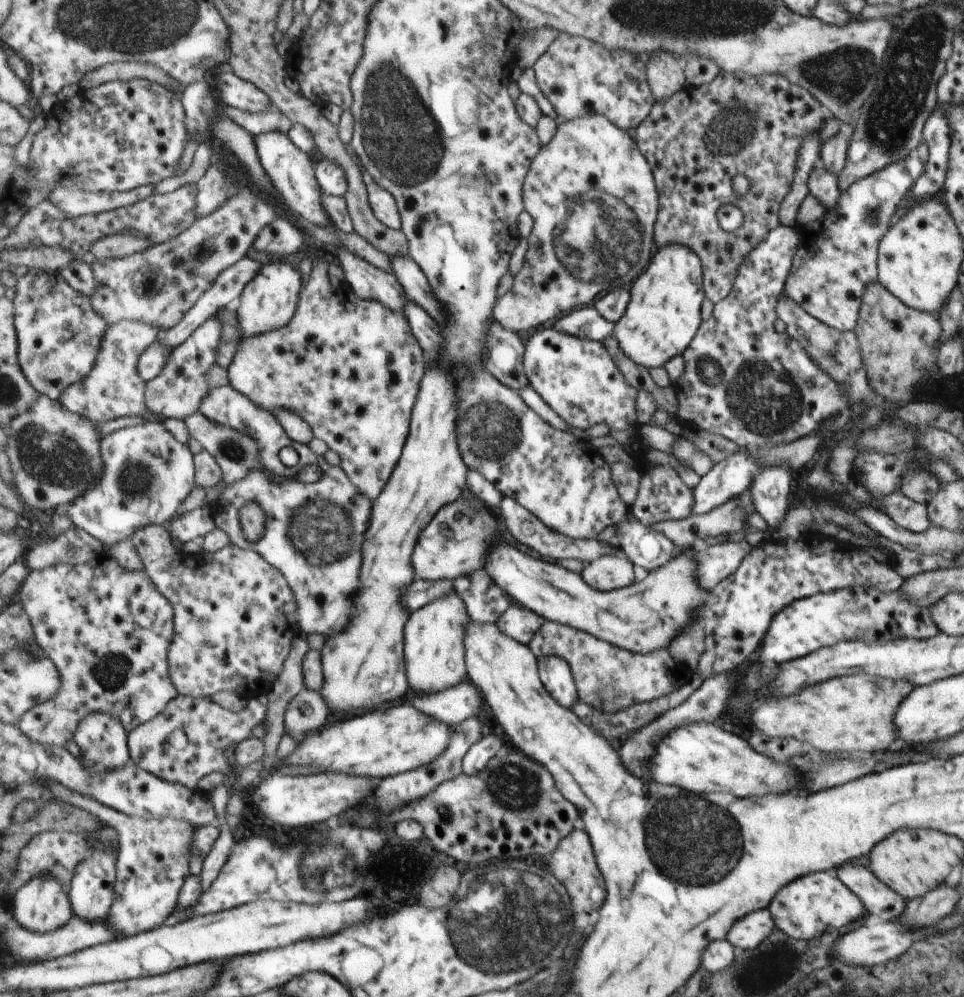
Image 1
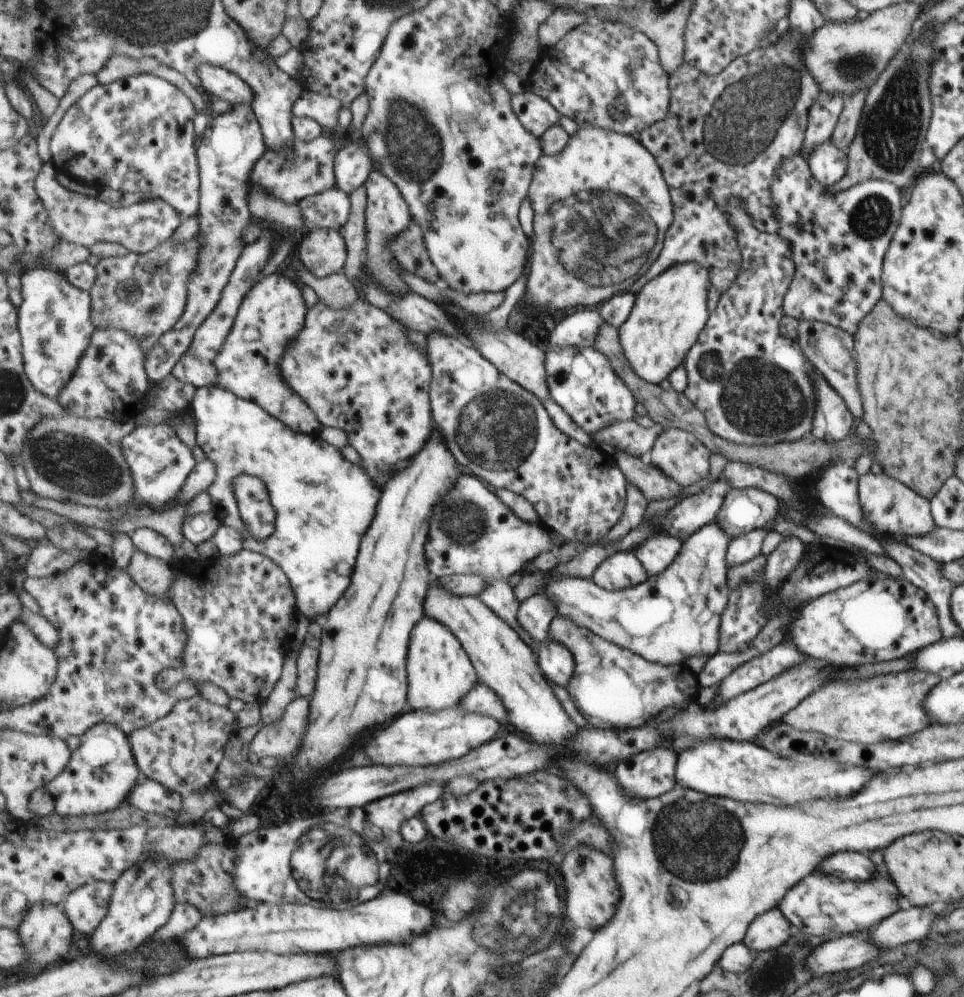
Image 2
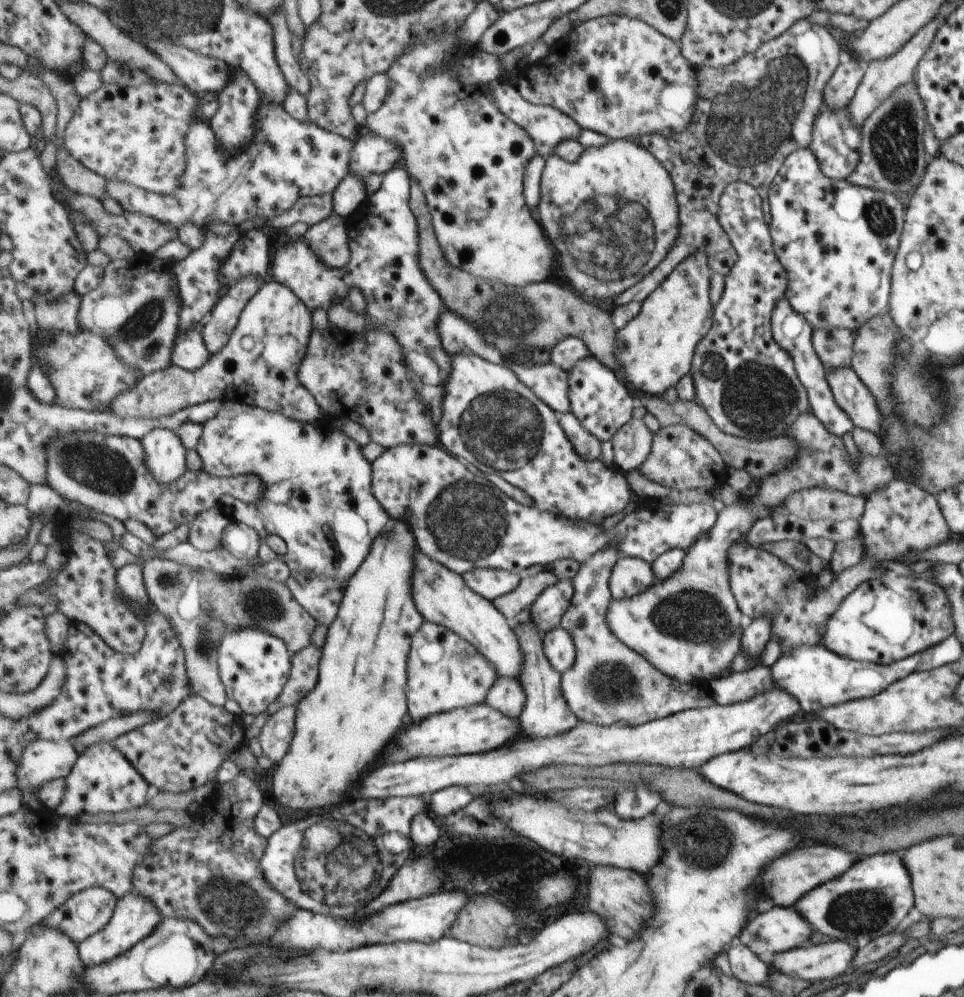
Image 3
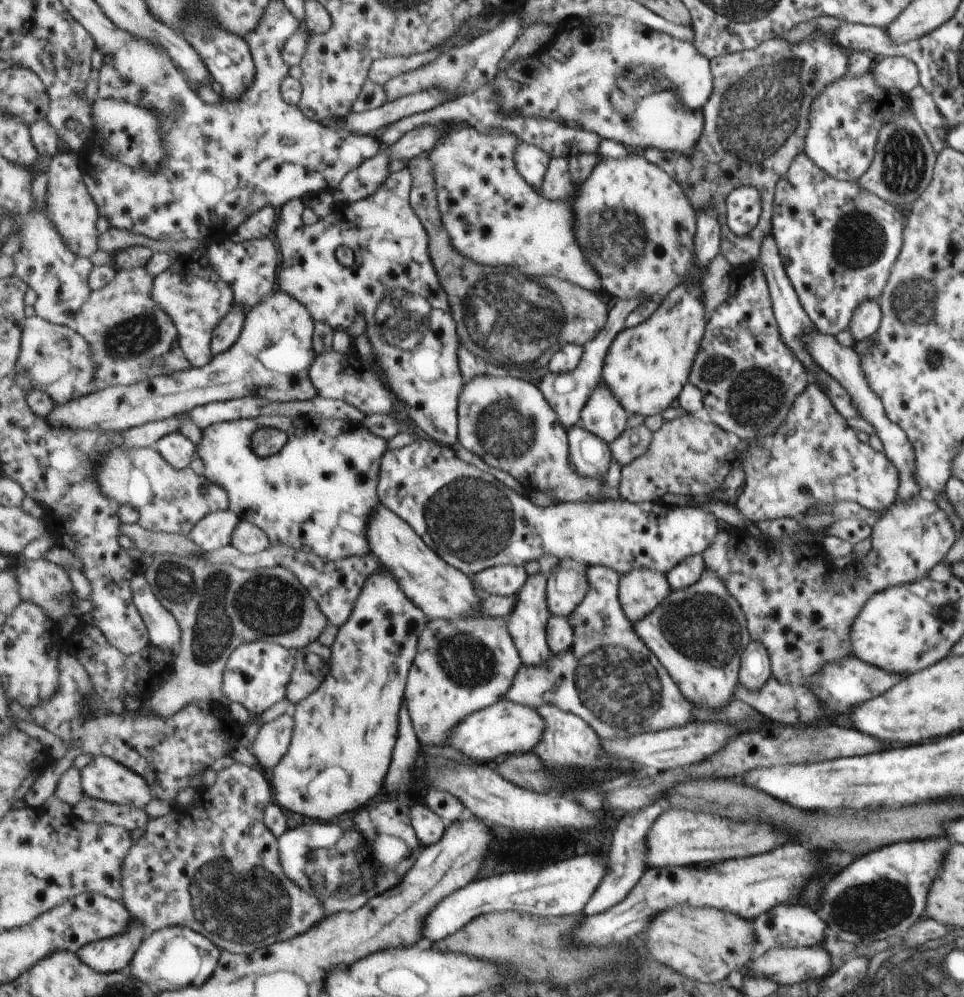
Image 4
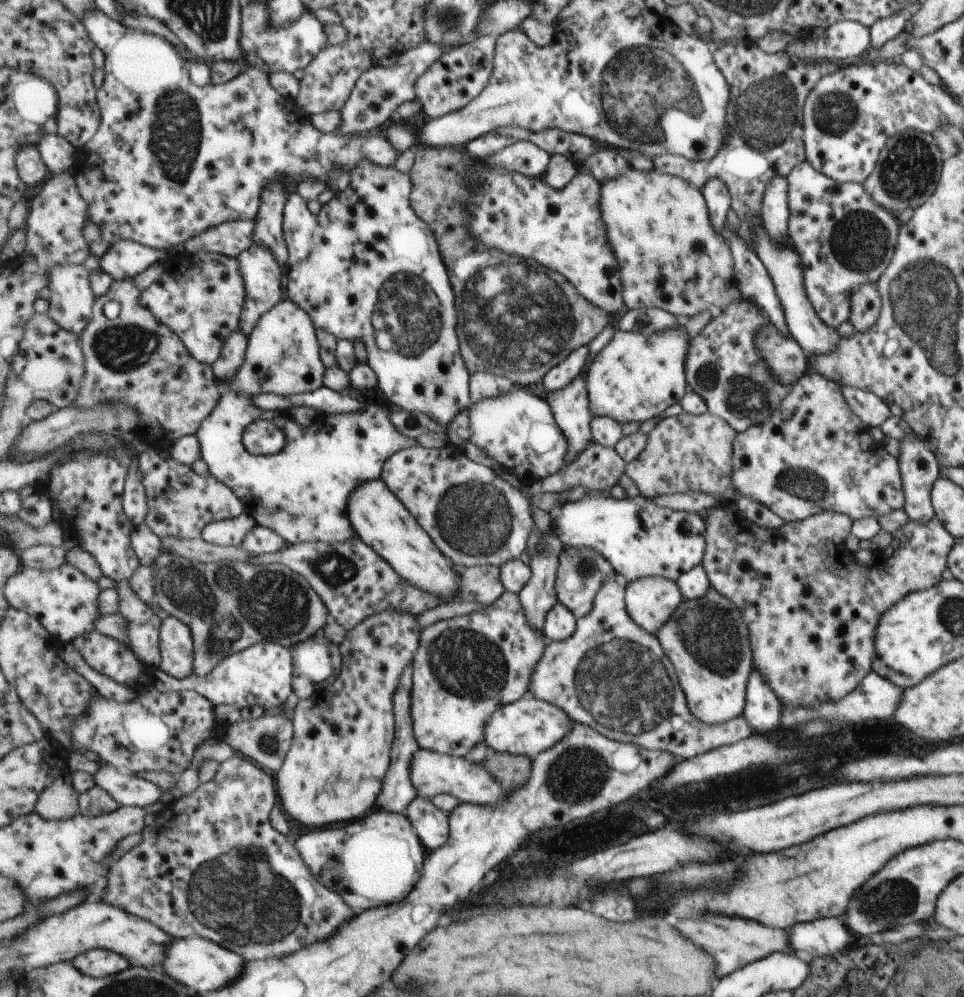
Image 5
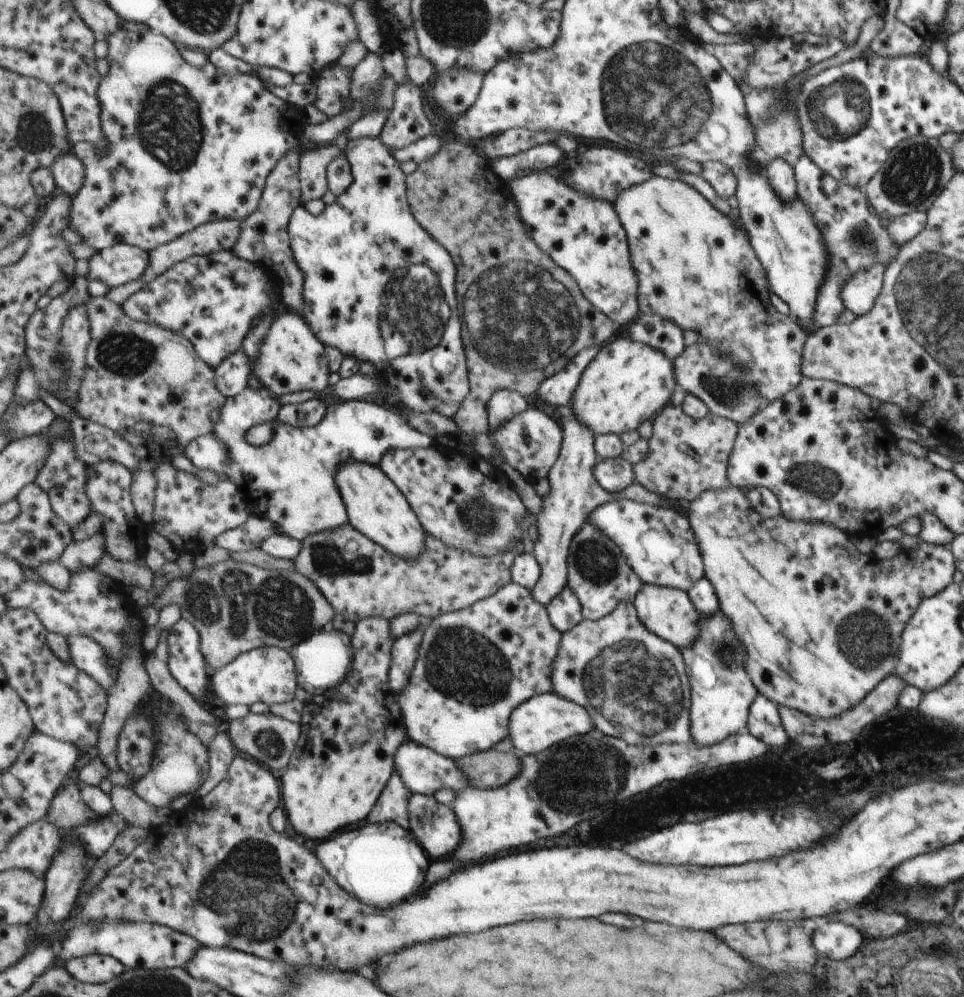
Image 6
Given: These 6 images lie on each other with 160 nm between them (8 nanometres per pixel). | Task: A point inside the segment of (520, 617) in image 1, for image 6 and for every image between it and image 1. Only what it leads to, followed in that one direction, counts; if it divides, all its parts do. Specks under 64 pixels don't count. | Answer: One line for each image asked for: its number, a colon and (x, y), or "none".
2: (536, 614)
3: (547, 612)
4: (568, 584)
5: (581, 572)
6: (598, 573)

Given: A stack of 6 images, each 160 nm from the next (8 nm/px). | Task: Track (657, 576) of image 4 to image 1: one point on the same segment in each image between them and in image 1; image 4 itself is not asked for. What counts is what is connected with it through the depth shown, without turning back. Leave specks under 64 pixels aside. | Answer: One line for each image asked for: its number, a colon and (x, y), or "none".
1: (608, 572)
2: (620, 570)
3: (630, 576)

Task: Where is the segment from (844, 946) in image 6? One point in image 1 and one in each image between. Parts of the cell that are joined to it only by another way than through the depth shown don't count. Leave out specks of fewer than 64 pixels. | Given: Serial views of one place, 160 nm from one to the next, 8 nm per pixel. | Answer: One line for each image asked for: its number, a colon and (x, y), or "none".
1: (749, 932)
2: (769, 931)
3: (779, 929)
4: (789, 926)
5: (820, 938)

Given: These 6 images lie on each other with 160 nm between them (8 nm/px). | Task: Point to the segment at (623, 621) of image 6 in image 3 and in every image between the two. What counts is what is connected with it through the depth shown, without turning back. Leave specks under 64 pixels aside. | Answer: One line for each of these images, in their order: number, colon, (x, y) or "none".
3: (609, 684)
4: (609, 678)
5: (612, 675)

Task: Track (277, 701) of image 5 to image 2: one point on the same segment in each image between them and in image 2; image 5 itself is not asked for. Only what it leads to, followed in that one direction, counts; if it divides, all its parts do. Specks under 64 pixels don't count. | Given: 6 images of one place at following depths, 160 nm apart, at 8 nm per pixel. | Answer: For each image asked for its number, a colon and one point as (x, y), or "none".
2: (239, 626)
3: (255, 666)
4: (258, 674)

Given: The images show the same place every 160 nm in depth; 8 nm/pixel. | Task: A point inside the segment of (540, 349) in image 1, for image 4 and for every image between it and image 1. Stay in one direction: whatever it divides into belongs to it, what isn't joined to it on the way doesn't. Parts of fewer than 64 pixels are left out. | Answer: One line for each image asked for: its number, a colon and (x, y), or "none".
2: (581, 380)
3: (601, 403)
4: (603, 415)

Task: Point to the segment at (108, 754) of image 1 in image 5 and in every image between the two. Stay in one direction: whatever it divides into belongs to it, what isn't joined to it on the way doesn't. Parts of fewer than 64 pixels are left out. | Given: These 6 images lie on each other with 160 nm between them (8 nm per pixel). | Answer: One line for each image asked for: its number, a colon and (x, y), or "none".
2: (103, 770)
3: (103, 780)
4: (103, 778)
5: (129, 791)

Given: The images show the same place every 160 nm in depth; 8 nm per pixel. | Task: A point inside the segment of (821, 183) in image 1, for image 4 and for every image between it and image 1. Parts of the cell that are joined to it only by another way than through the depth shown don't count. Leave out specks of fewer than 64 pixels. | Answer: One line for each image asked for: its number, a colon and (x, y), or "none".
2: (827, 162)
3: (836, 144)
4: (844, 120)

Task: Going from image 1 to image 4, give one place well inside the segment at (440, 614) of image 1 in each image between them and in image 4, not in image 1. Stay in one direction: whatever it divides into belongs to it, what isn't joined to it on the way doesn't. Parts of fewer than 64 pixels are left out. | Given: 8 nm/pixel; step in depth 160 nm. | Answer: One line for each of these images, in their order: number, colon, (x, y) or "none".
2: (441, 674)
3: (446, 672)
4: (461, 668)

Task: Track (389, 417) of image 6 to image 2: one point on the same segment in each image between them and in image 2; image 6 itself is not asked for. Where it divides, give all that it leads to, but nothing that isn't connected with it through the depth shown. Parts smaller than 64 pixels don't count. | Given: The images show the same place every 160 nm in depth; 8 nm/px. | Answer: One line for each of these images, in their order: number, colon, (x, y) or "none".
2: (324, 504)
3: (319, 499)
4: (318, 494)
5: (303, 492)

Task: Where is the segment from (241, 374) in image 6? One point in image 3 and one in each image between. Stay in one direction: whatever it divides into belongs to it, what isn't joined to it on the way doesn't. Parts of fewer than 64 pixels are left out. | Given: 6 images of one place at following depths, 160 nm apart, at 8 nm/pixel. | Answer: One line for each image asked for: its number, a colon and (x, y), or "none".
3: (224, 319)
4: (228, 332)
5: (234, 352)

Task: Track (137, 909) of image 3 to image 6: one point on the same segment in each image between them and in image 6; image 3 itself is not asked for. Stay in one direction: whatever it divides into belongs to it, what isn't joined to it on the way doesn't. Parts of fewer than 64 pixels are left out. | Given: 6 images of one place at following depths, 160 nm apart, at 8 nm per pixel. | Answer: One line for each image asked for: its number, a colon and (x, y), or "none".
4: (111, 955)
5: (98, 963)
6: (90, 968)

